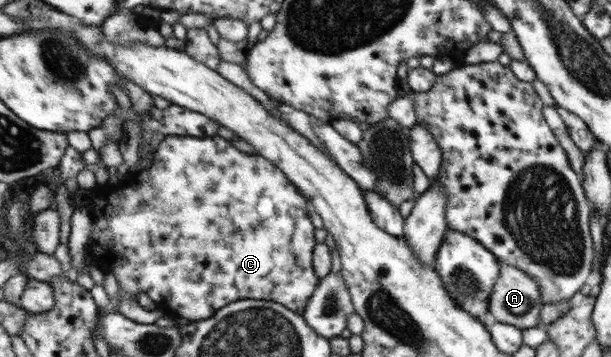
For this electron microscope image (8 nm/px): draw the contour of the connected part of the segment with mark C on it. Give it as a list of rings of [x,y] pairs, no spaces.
[[[169,135],[157,149],[154,167],[125,178],[117,186],[110,182],[95,186],[95,189],[90,190],[88,202],[84,207],[93,211],[95,216],[95,229],[91,235],[89,253],[99,257],[107,272],[116,275],[120,287],[131,292],[135,298],[141,291],[145,292],[168,316],[180,316],[192,322],[207,320],[215,317],[219,309],[247,297],[282,303],[292,308],[294,312],[302,313],[308,309],[309,299],[313,297],[313,293],[316,293],[317,286],[321,283],[315,267],[311,267],[311,253],[315,253],[313,251],[315,229],[311,225],[311,219],[307,217],[307,203],[303,199],[303,194],[297,193],[295,185],[284,173],[284,169],[279,168],[273,160],[257,153],[243,152],[237,149],[231,140],[221,135],[213,137]]]

